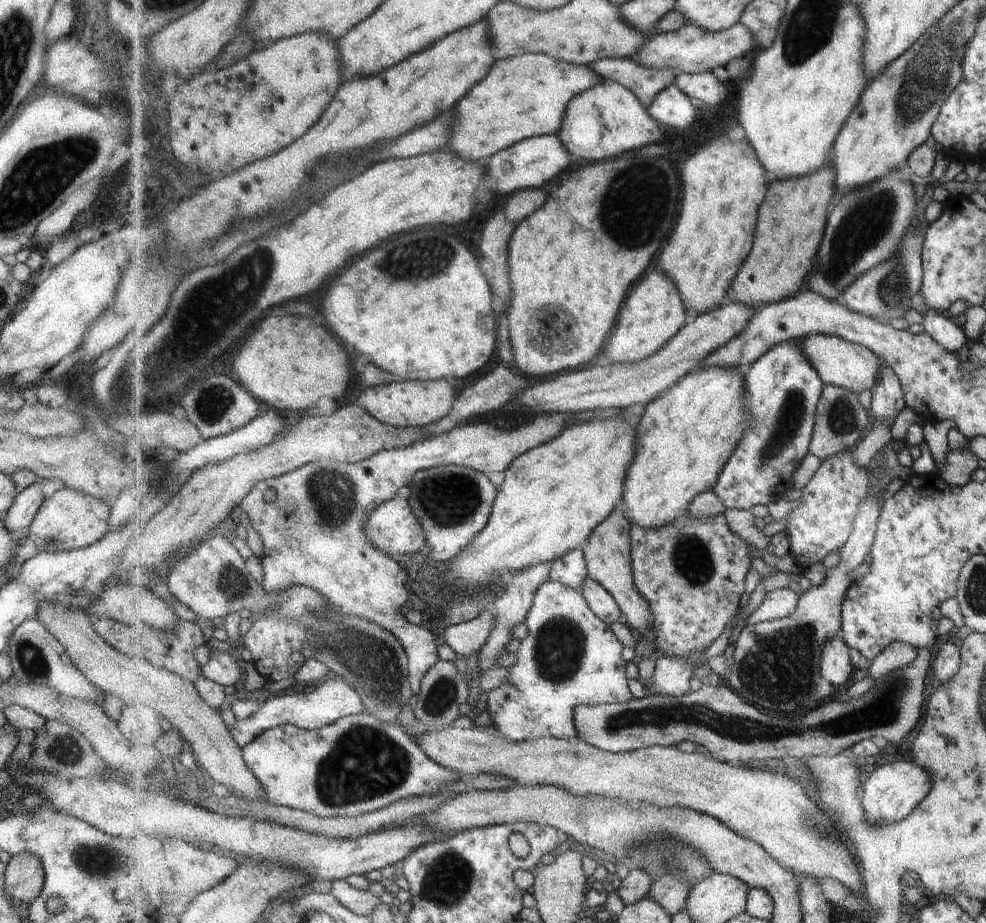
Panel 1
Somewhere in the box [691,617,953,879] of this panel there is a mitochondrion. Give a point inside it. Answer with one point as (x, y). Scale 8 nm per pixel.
(778, 672)

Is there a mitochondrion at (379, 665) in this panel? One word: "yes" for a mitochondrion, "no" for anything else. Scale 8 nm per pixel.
yes

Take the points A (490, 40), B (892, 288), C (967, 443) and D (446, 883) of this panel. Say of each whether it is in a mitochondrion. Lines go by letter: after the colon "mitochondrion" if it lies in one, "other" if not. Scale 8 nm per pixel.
A: other
B: mitochondrion
C: other
D: mitochondrion

